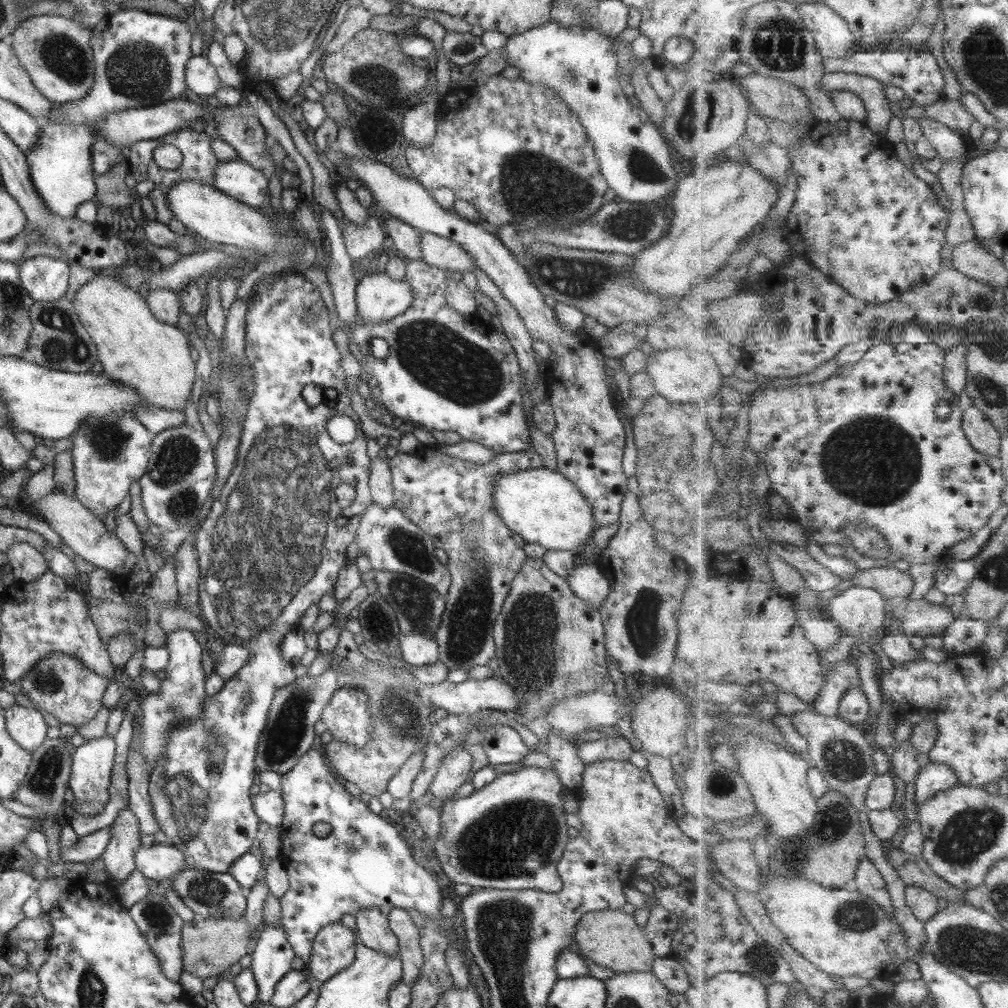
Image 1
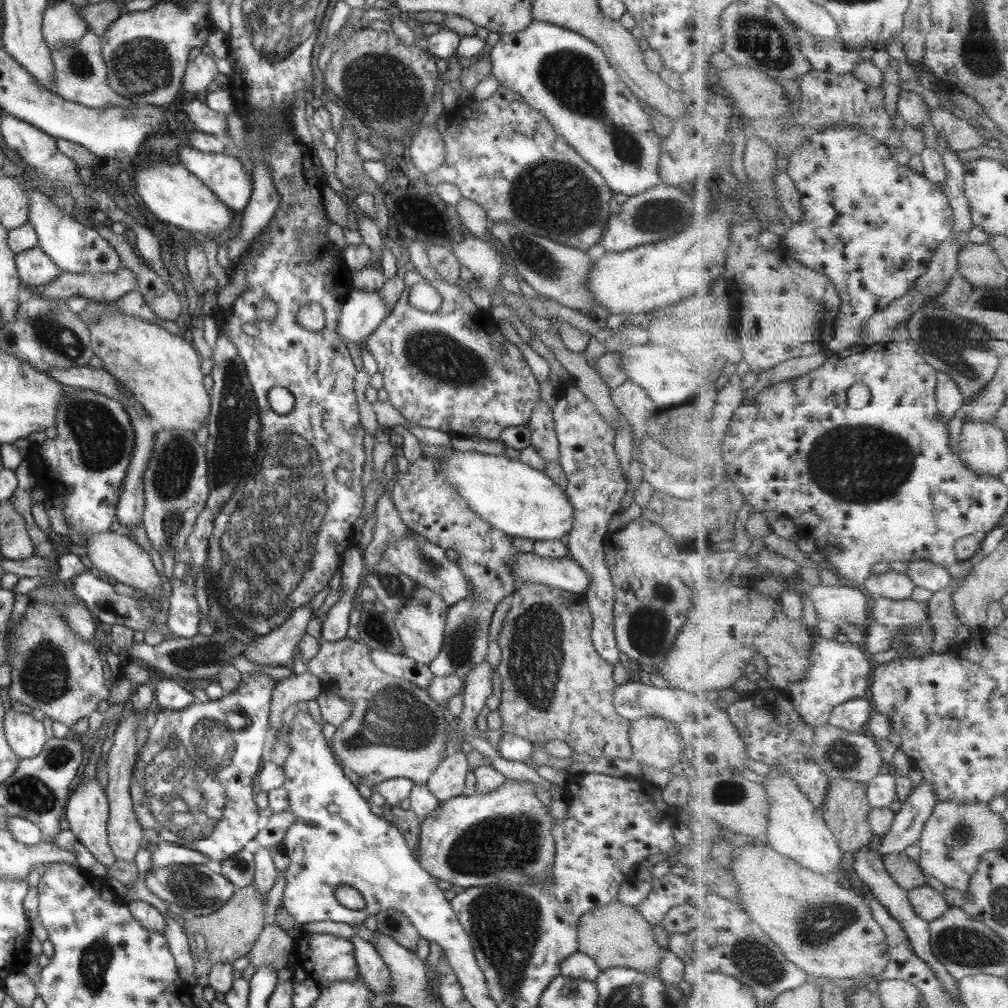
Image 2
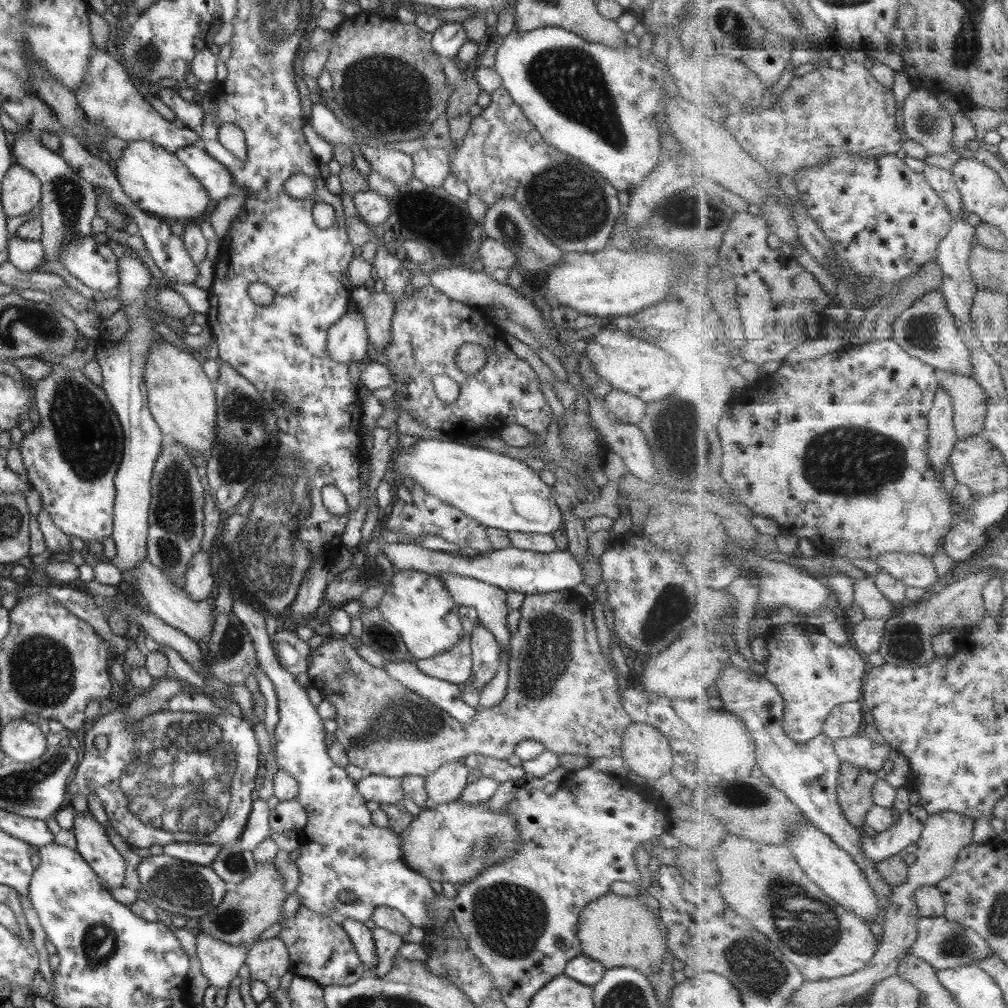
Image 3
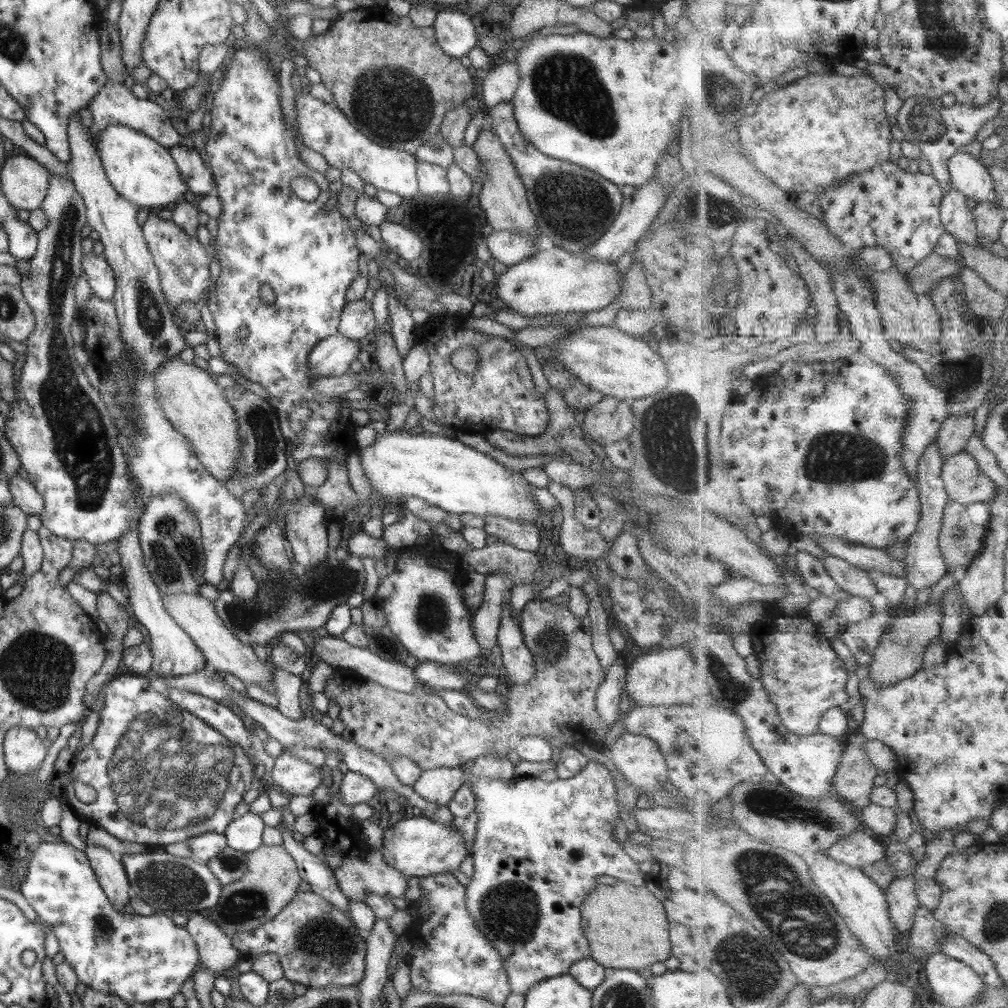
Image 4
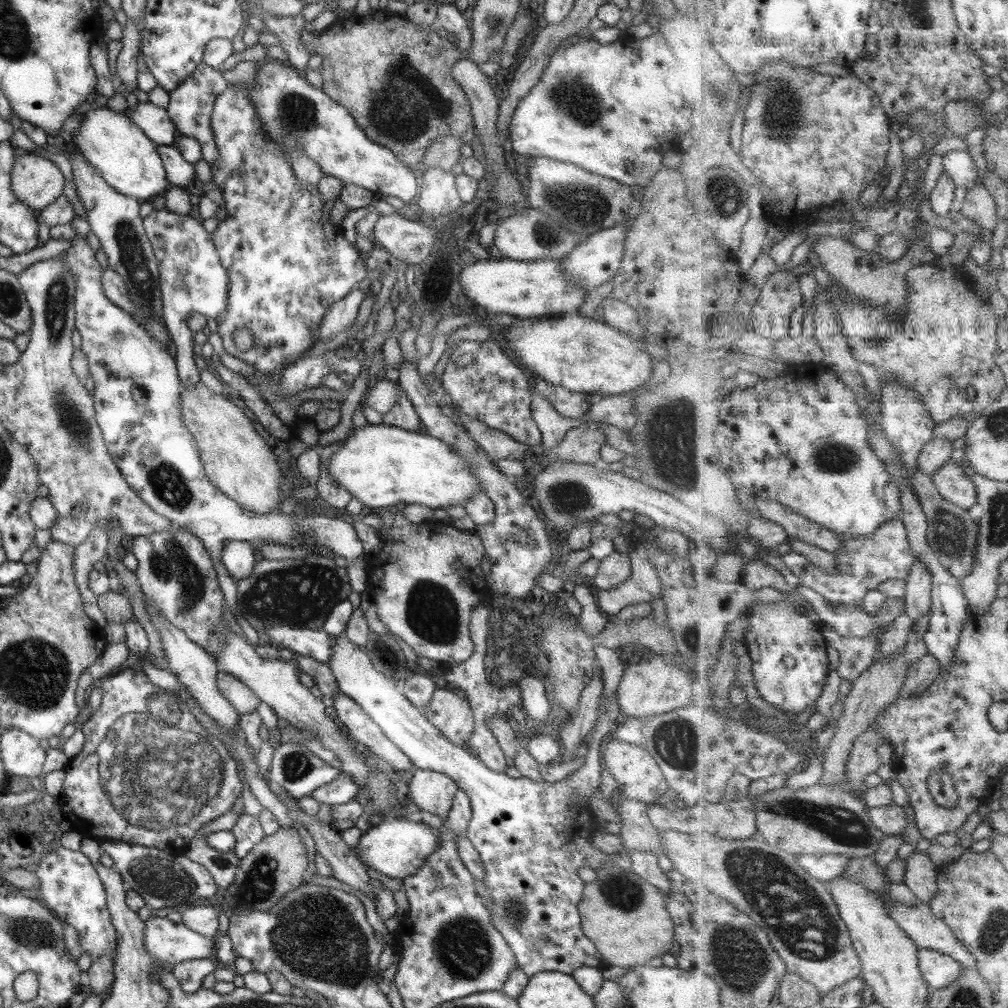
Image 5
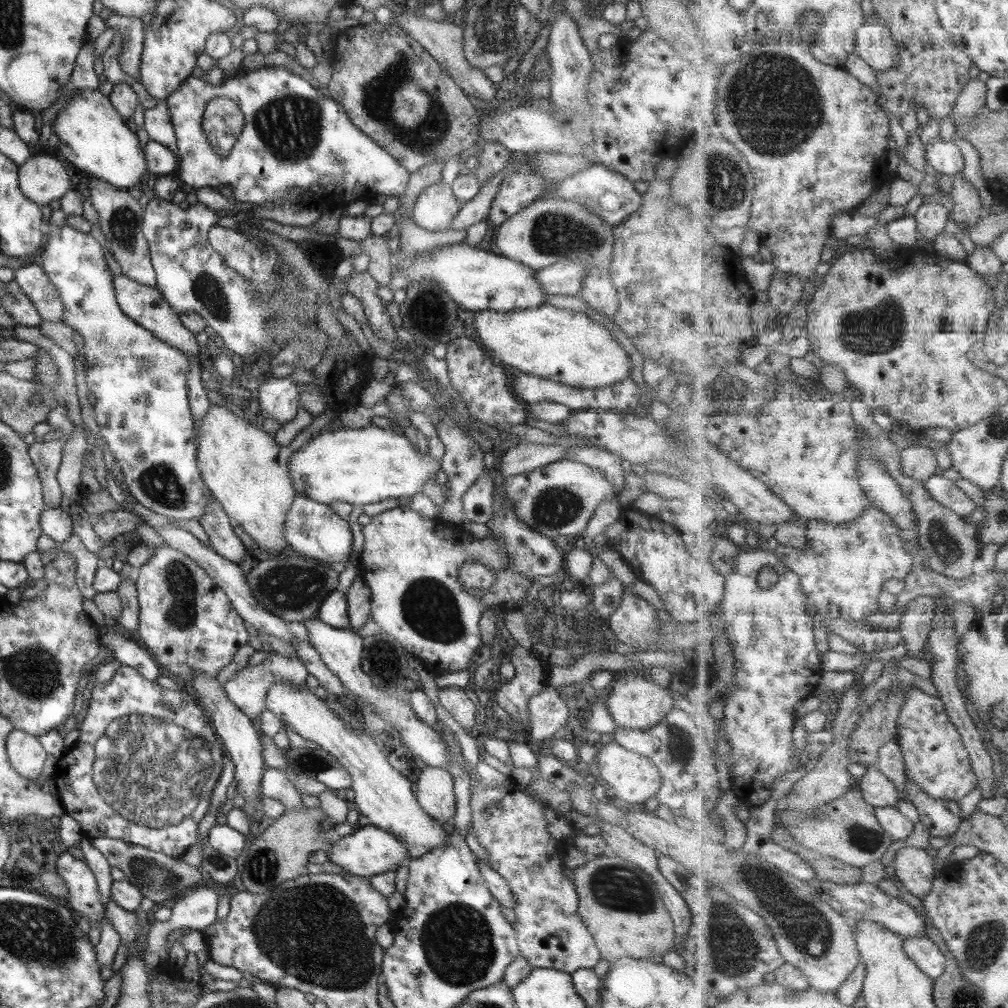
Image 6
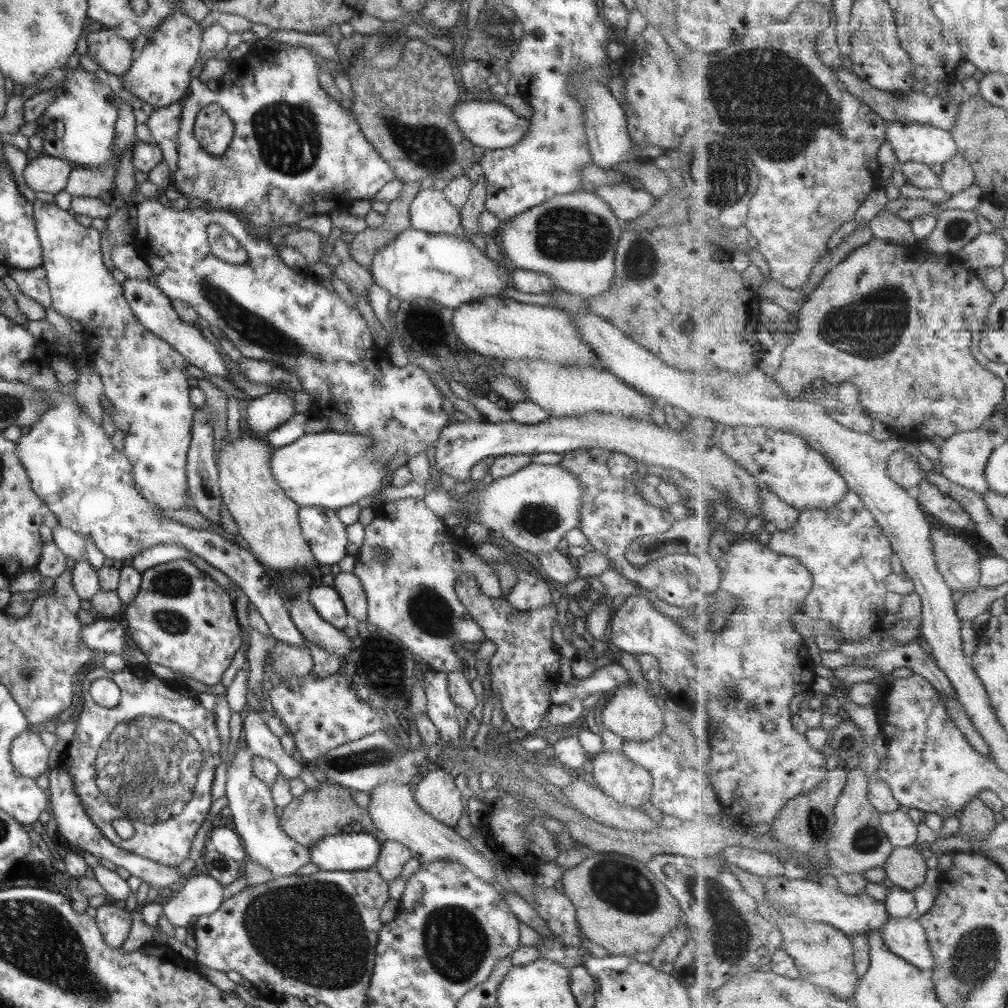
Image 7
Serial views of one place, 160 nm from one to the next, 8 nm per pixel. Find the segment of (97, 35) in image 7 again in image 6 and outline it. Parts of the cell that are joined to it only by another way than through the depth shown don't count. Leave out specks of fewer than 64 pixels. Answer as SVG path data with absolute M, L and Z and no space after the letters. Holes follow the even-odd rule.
M112 14L106 21L106 27L121 36L121 48L117 54L119 68L139 82L139 65L142 53L144 24L140 18Z

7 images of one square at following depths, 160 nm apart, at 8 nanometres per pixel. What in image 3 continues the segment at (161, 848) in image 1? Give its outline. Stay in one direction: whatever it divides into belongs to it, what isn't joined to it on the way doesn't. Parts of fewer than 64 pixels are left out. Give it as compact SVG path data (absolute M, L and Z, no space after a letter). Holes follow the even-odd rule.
M170 842L162 846L162 853L171 858L207 867L213 862L221 847L216 844Z

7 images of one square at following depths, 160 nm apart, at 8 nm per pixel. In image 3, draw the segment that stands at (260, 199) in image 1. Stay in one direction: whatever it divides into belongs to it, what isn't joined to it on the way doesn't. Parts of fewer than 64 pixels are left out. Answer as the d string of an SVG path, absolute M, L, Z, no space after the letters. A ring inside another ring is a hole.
M189 145L175 150L174 155L206 190L209 202L223 198L233 187L227 169L211 158L203 149Z

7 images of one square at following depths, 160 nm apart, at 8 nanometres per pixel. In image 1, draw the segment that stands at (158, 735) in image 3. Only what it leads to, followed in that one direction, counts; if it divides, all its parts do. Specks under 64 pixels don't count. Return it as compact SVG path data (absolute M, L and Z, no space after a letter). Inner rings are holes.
M301 274L283 275L277 277L278 281L270 281L261 285L256 294L257 301L247 307L244 316L244 355L245 360L250 365L252 374L253 388L250 397L247 397L247 412L243 422L241 422L241 437L239 437L239 446L237 446L237 459L235 459L235 468L231 470L231 475L225 481L225 485L221 487L221 491L217 494L217 499L211 505L210 512L205 518L197 523L198 531L196 534L197 547L197 566L199 566L199 581L198 581L198 604L189 604L177 595L176 604L180 604L188 612L191 612L196 617L200 618L207 630L210 631L219 642L224 642L226 645L238 644L244 646L250 654L250 659L247 664L237 669L237 672L228 680L224 681L224 685L220 691L212 696L205 696L202 700L203 712L199 718L192 720L179 721L173 725L166 734L162 752L164 755L159 759L154 767L148 773L147 792L151 803L152 813L155 824L158 830L163 832L167 838L167 843L173 845L177 850L182 852L185 857L186 866L194 869L208 870L209 873L225 873L228 866L245 854L251 846L251 841L257 838L260 834L257 830L259 822L257 815L252 807L252 800L249 798L249 789L251 781L255 773L254 754L257 741L265 723L267 721L267 712L271 707L271 701L275 691L296 681L293 673L293 666L285 664L281 660L278 649L279 641L282 641L285 632L293 625L298 624L299 618L303 616L307 606L317 604L324 592L331 589L337 582L337 574L339 570L346 564L345 550L356 538L356 530L363 517L363 512L367 506L372 503L367 481L369 481L369 464L370 460L366 456L366 441L367 438L360 428L360 422L357 415L349 405L350 391L345 388L345 374L341 367L341 356L335 347L333 341L332 330L329 328L329 317L327 310L323 309L321 297L317 288L305 280ZM313 307L313 312L316 314L316 320L312 324L302 322L302 316L307 309ZM305 384L315 384L321 389L321 401L316 406L309 406L301 397L301 390ZM335 415L347 415L357 426L355 440L349 445L339 445L333 442L327 435L326 425L327 420Z

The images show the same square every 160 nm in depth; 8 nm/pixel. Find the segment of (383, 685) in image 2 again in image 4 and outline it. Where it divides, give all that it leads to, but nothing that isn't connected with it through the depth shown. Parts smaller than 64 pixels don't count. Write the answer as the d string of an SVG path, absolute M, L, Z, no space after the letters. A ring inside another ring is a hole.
M532 599L522 608L522 611L519 628L525 646L534 656L536 669L529 682L513 684L510 687L507 701L503 702L504 713L491 712L488 722L471 720L451 712L437 695L400 693L383 688L367 678L359 677L351 669L333 667L334 673L328 678L323 693L327 698L333 699L335 706L339 708L338 719L343 724L343 730L339 736L357 746L369 749L389 764L395 755L407 757L422 771L442 766L461 767L471 762L477 755L485 753L505 757L507 751L515 745L514 742L527 735L539 735L547 739L553 748L560 748L560 750L565 747L563 741L569 736L577 744L585 744L596 750L601 748L604 741L603 734L609 730L609 727L604 726L599 715L595 713L594 696L605 674L602 674L602 668L591 646L590 620L587 615L585 617L573 615L567 609L567 603L550 603L550 599Z

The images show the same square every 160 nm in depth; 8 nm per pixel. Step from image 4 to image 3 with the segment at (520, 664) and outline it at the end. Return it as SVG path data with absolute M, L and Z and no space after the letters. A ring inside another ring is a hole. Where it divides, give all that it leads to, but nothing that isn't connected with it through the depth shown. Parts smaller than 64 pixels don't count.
M435 573L433 576L439 582L444 582L445 588L457 606L468 606L476 610L479 624L493 634L509 659L512 632L507 630L505 625L505 618L509 611L505 605L506 591L477 579L451 573Z

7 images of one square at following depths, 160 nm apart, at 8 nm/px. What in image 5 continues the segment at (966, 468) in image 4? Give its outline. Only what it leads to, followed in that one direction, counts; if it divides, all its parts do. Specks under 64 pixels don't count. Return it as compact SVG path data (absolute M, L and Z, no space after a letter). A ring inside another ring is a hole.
M950 461L932 477L945 500L965 509L976 508L979 506L979 490L967 474L966 467L963 462Z

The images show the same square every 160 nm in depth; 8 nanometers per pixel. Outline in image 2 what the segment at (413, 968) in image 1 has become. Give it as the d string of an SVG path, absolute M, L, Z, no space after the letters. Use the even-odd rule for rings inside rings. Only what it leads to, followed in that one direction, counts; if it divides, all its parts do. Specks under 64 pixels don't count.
M383 909L379 910L375 916L377 923L376 931L391 938L405 950L409 950L415 955L417 949L417 940L421 937L417 935L415 927L407 921L407 917L399 910Z

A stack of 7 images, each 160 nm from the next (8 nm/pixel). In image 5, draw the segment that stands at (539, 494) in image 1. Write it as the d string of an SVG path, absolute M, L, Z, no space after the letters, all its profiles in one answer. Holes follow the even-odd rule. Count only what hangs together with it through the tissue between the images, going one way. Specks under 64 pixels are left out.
M366 425L354 427L341 442L329 462L329 477L361 506L383 508L398 503L417 504L429 509L449 505L463 506L471 496L484 494L469 465L451 451L451 446L422 433L395 426Z

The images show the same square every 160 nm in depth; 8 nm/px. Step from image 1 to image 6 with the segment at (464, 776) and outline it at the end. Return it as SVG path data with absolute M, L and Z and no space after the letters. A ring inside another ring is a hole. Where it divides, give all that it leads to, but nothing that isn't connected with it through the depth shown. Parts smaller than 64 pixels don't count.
M425 767L415 782L415 798L433 820L452 822L456 809L454 784L445 769Z

